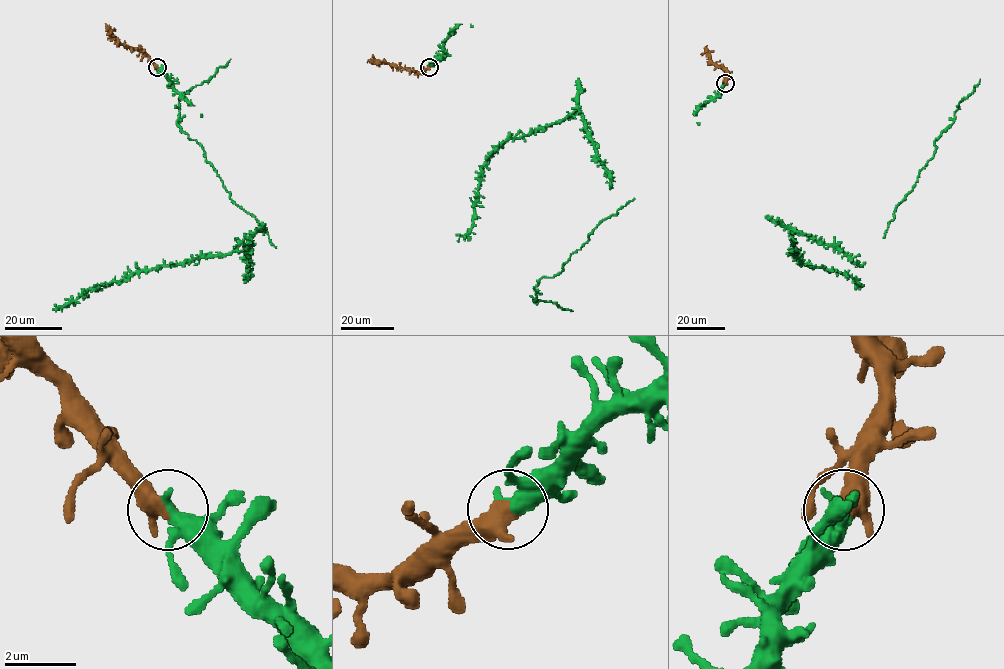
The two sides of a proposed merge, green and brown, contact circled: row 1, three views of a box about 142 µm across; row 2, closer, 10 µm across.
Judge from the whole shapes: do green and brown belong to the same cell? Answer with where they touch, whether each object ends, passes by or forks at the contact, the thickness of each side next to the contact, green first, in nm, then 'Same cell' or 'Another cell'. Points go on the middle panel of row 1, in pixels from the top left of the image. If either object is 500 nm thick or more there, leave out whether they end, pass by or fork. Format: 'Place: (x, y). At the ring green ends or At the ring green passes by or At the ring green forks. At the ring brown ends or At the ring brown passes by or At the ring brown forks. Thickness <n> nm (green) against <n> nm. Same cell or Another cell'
Place: (429, 67). Thickness 320 nm (green) against 550 nm. Same cell

